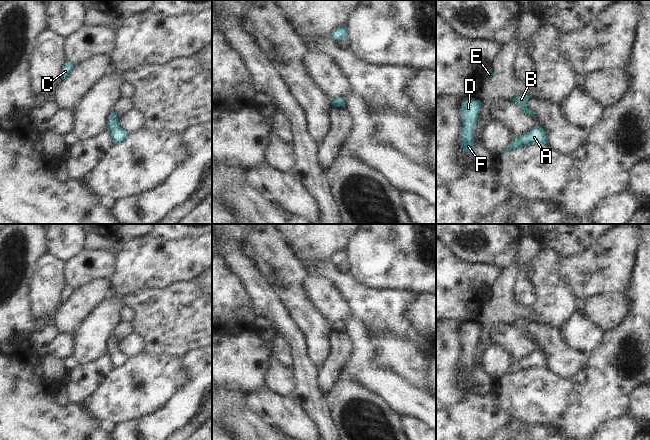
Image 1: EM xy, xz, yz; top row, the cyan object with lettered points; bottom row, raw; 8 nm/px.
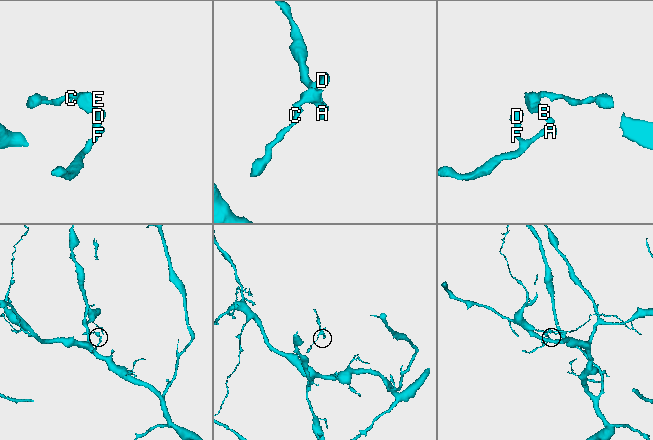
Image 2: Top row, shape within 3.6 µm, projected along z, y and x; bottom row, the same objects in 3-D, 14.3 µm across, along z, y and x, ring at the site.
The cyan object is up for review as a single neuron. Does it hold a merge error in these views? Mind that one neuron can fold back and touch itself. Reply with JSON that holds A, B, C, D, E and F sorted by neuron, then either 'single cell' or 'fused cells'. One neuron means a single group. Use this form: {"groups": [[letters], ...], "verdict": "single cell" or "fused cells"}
{"groups": [["A", "B", "C", "D", "E", "F"]], "verdict": "single cell"}

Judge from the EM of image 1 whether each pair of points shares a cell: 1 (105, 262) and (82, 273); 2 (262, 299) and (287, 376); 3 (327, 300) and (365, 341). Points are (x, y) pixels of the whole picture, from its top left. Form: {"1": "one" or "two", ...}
{"1": "one", "2": "two", "3": "one"}

